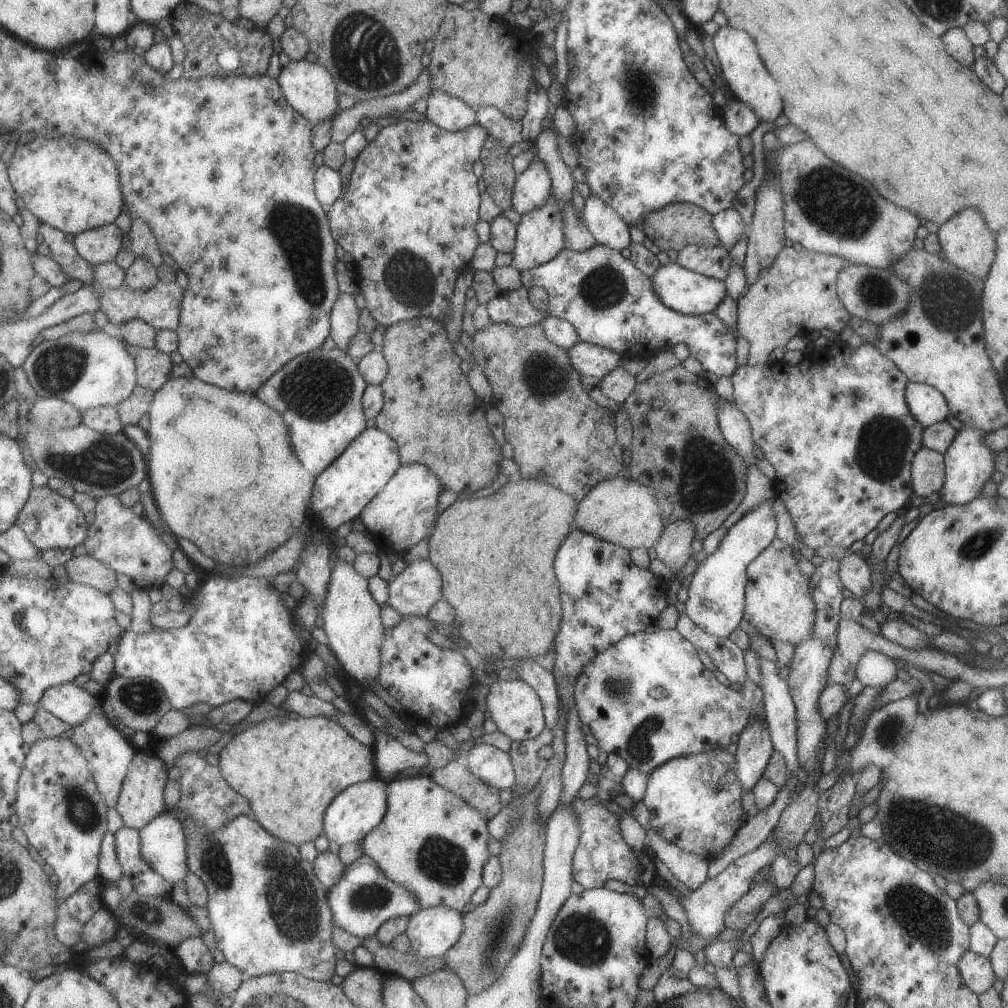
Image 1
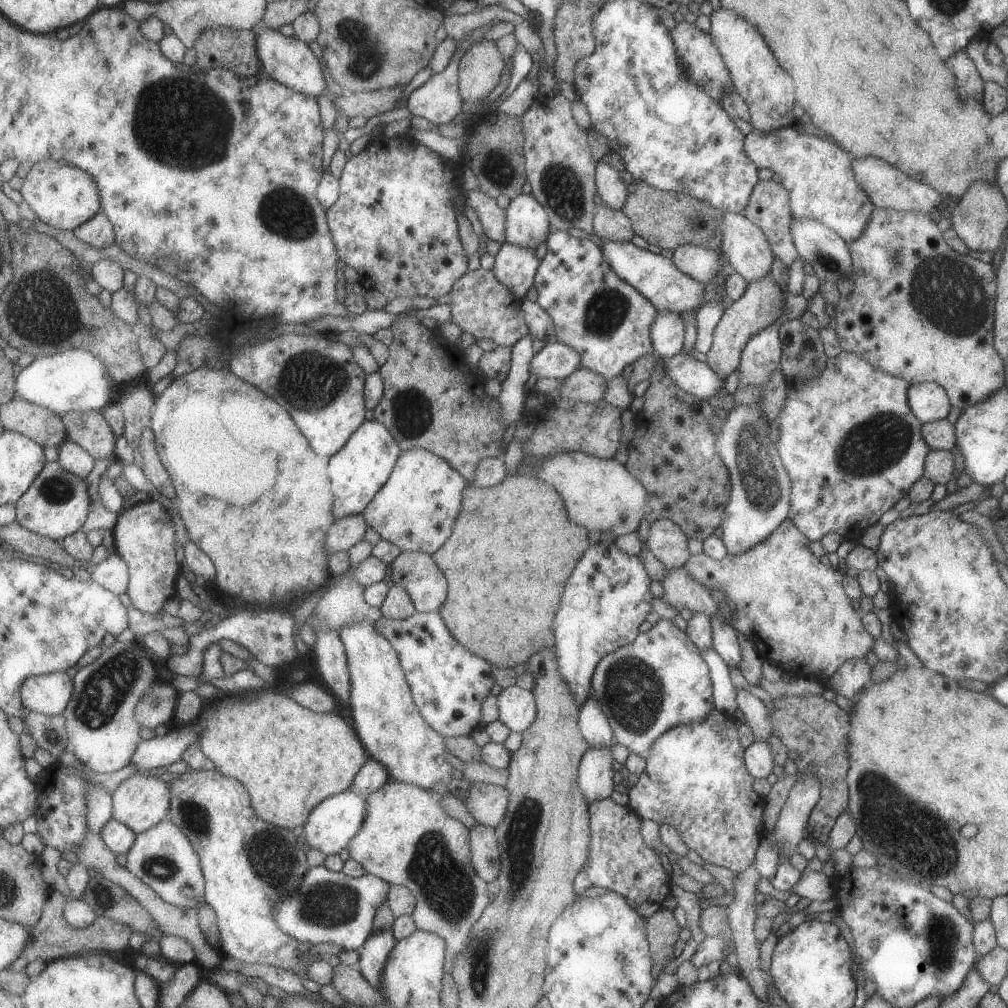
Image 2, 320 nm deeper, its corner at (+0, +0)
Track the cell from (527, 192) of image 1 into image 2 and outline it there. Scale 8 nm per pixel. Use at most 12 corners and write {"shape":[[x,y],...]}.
{"shape":[[532,194],[507,205],[504,242],[535,250],[549,221]]}

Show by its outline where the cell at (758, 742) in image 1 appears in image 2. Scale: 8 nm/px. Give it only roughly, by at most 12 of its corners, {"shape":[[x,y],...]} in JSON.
{"shape":[[719,615],[707,618],[712,649],[739,668],[736,630]]}

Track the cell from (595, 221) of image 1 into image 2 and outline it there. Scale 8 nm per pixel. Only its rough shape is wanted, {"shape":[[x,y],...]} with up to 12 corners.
{"shape":[[596,159],[596,194],[609,208],[621,210],[628,198],[619,171]]}

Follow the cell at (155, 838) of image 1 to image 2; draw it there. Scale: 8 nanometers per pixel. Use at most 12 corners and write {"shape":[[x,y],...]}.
{"shape":[[169,818],[124,866],[169,904],[206,904],[199,857]]}

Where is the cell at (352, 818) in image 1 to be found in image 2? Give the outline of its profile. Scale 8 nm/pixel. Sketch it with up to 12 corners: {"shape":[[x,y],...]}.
{"shape":[[349,789],[309,811],[301,841],[337,855],[359,830],[364,799]]}

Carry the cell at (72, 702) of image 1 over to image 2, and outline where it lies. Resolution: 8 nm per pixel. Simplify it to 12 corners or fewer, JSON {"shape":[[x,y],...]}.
{"shape":[[65,671],[29,677],[28,712],[63,715],[75,692]]}

